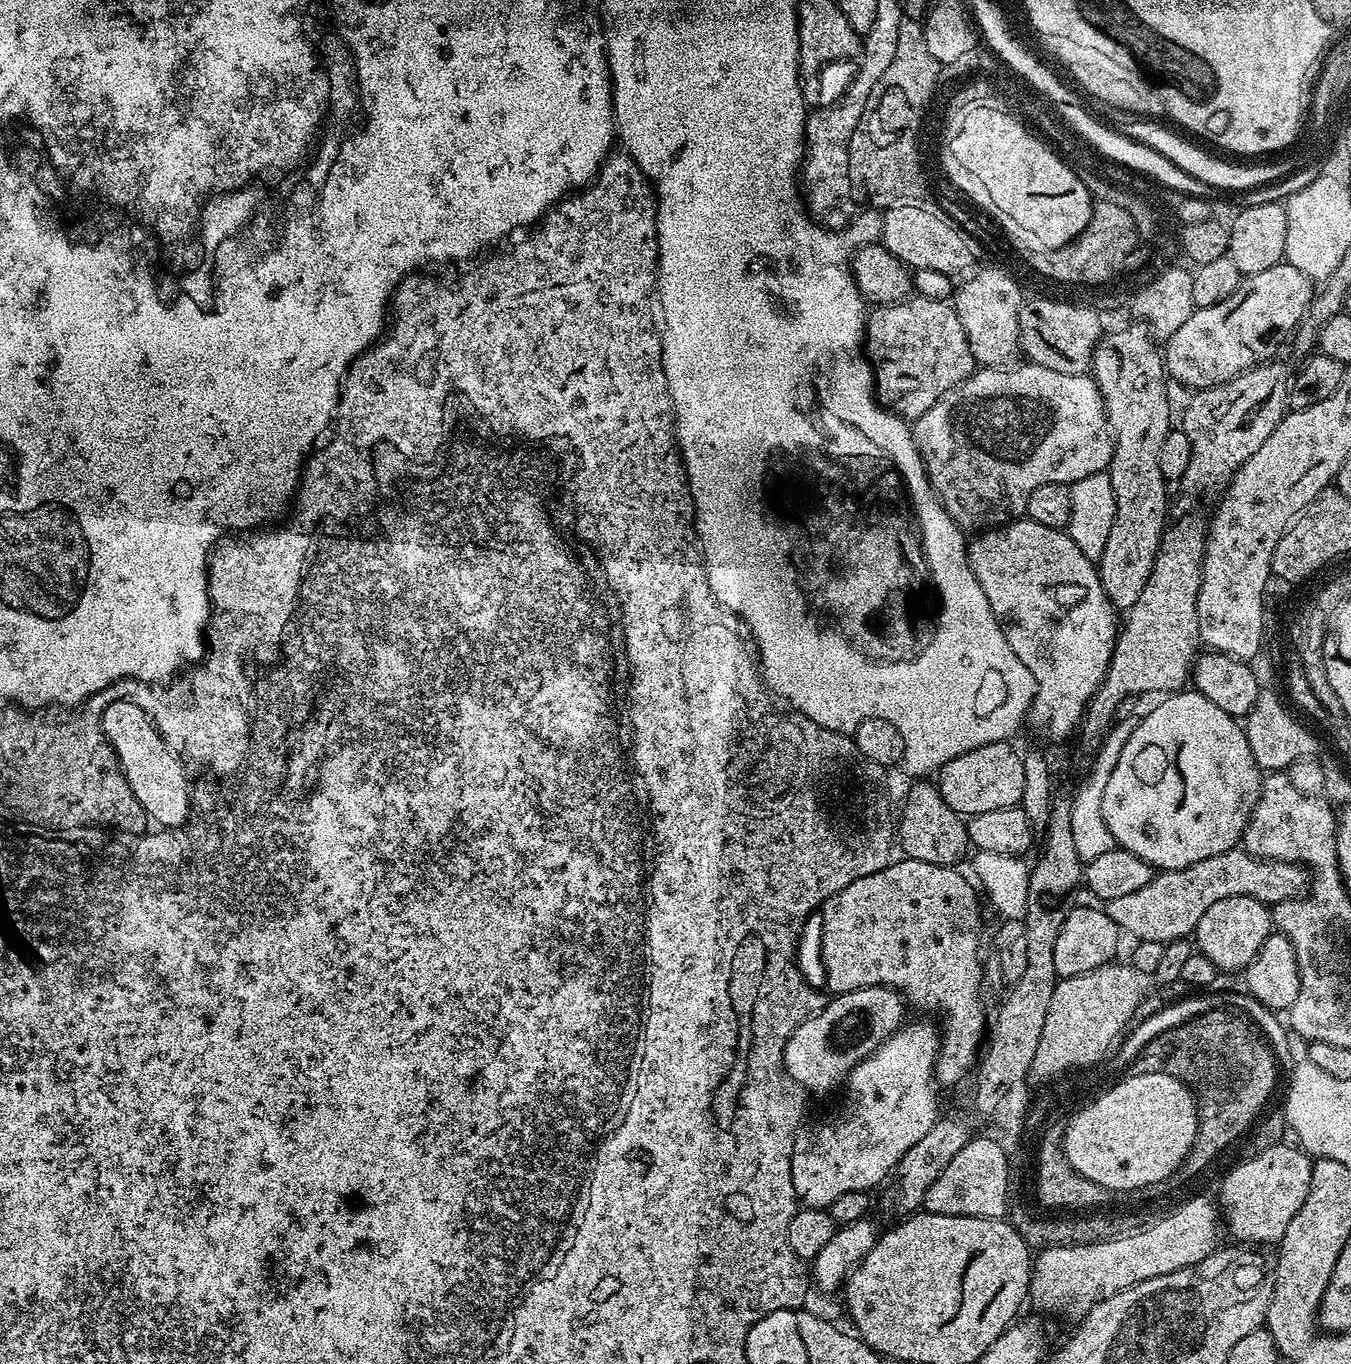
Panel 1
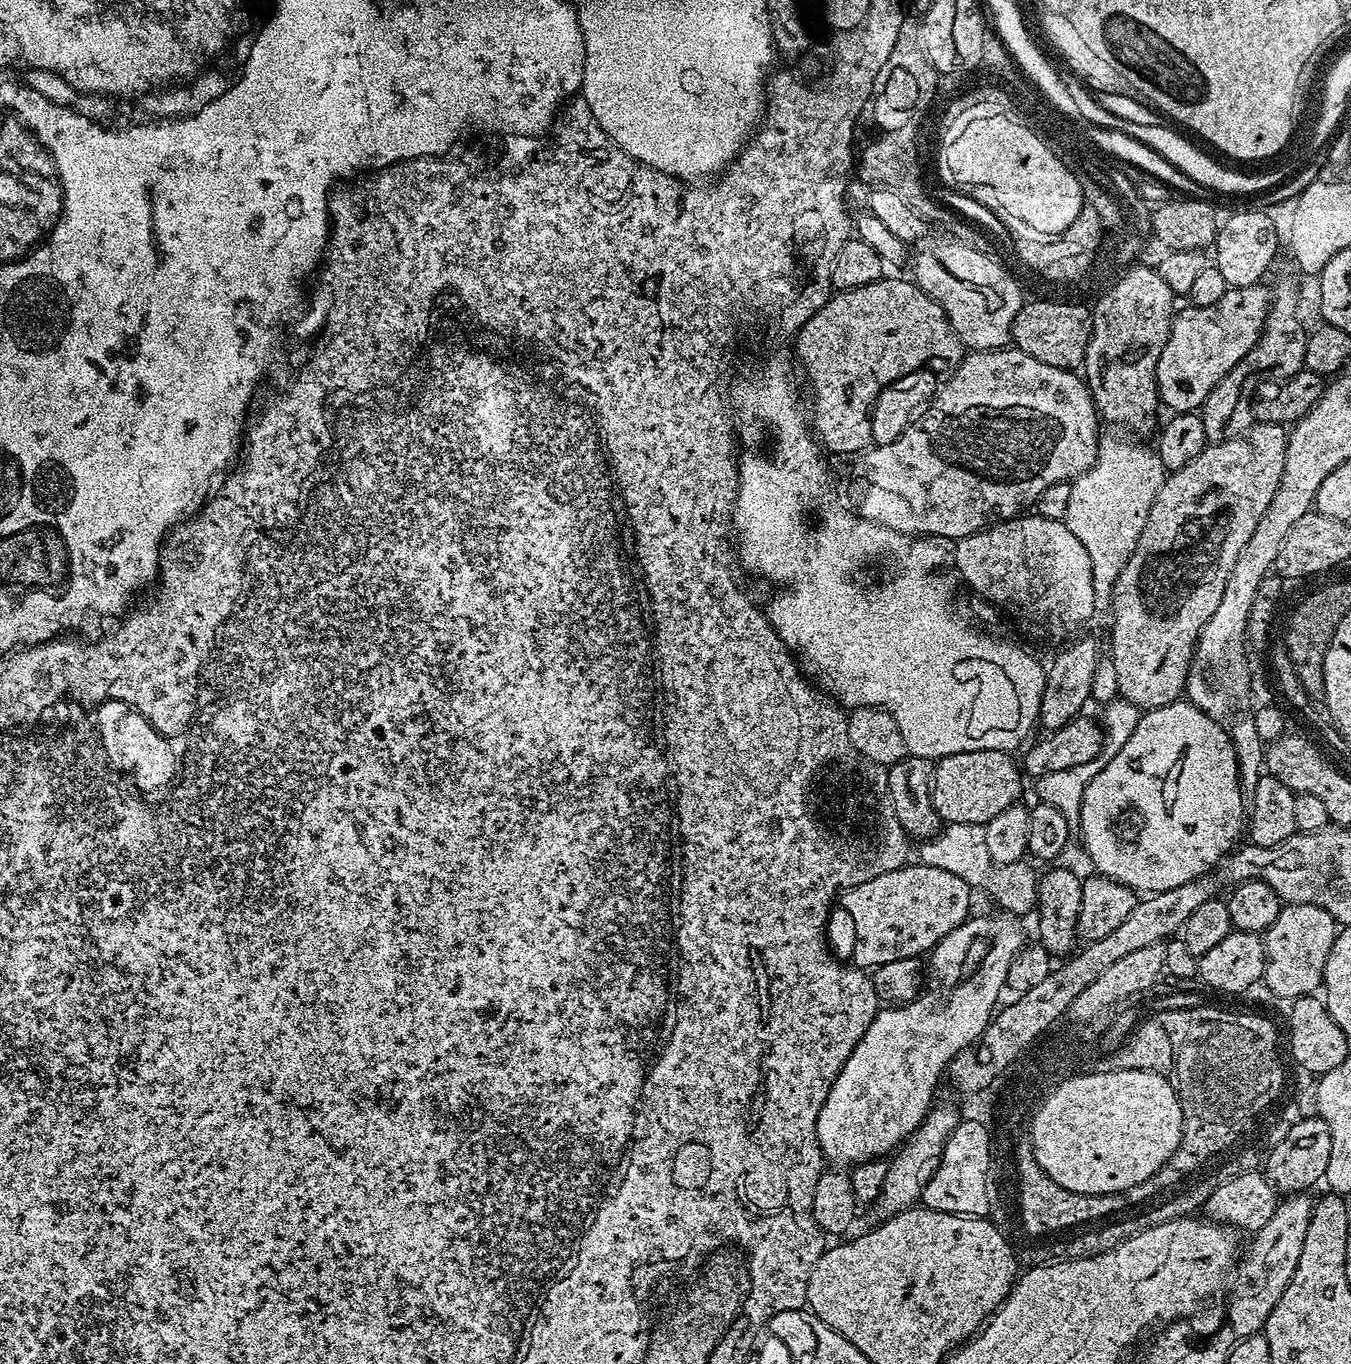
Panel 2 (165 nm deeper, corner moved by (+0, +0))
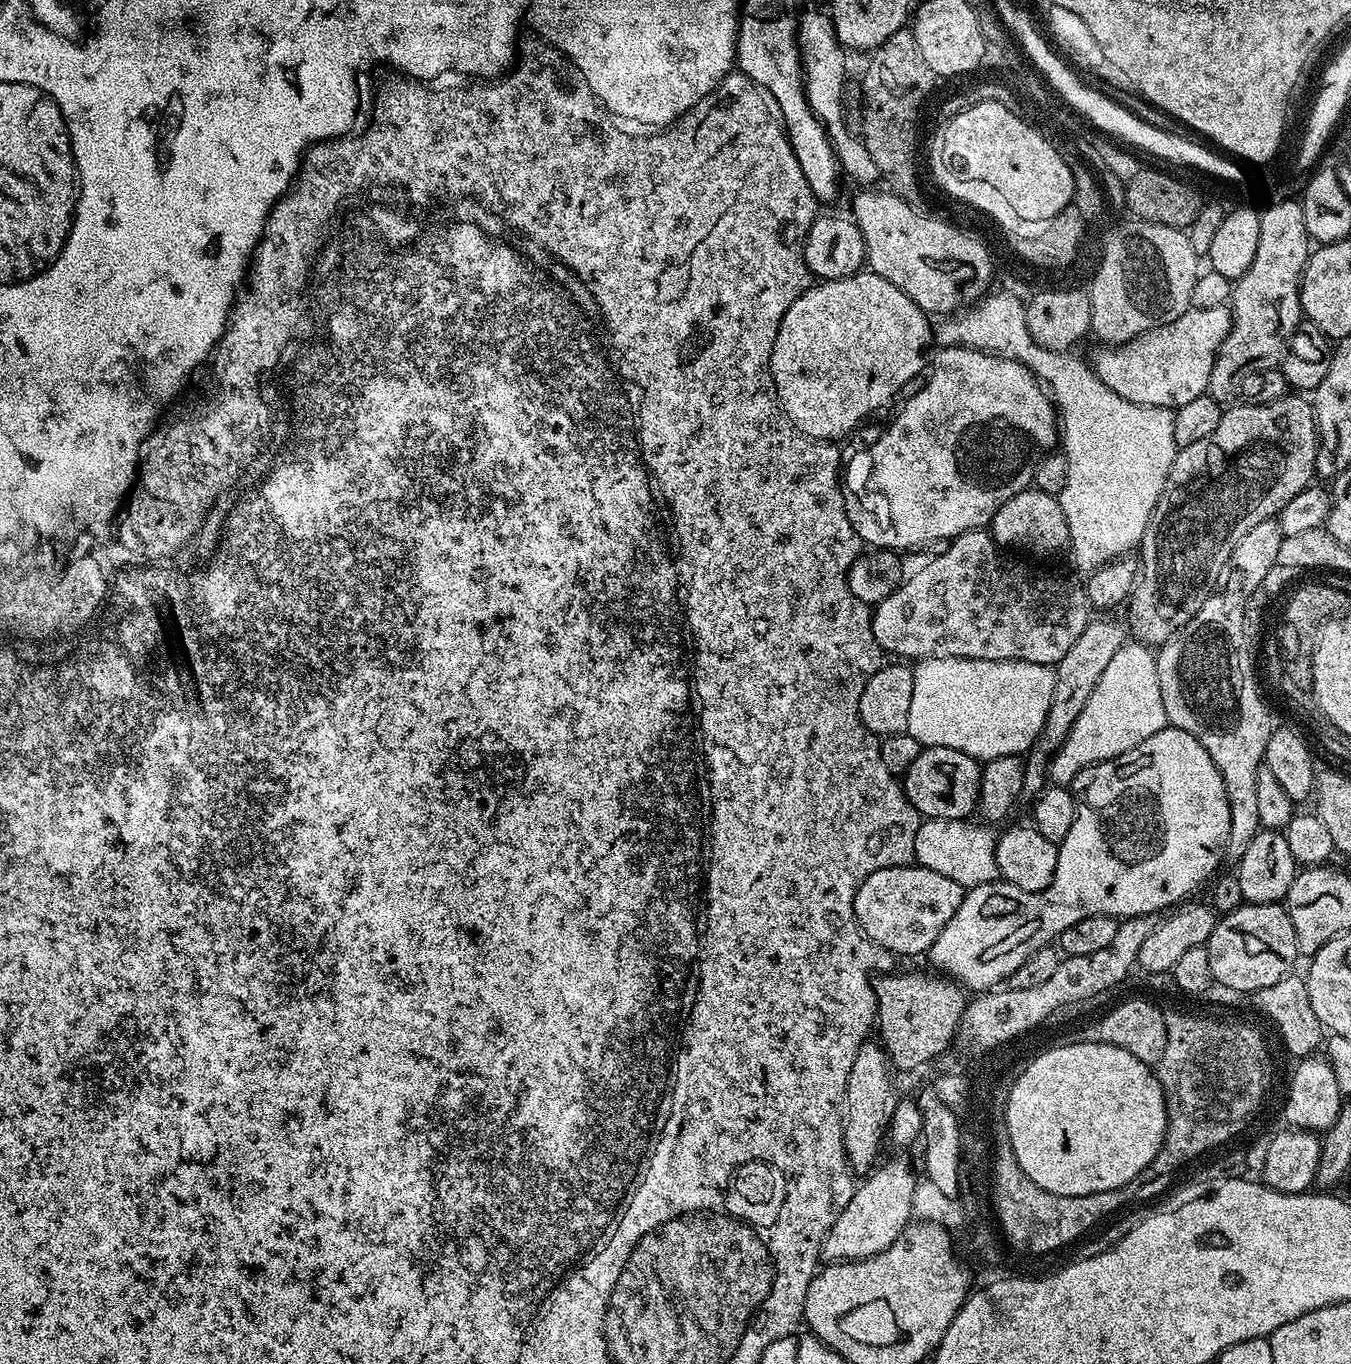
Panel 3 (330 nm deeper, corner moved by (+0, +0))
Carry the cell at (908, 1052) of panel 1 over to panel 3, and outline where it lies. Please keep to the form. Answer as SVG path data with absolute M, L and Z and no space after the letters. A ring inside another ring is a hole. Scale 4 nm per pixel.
M1166 727L1158 730L1150 738L1146 738L1134 750L1130 750L1121 756L1115 756L1099 764L1084 768L1074 777L1070 785L1070 791L1076 798L1076 817L1074 826L1070 826L1070 834L1060 841L1058 847L1058 866L1054 870L1054 878L1050 886L1041 892L1027 892L1013 884L1005 884L1003 880L997 878L991 884L974 886L965 891L962 898L962 906L958 906L958 911L954 913L954 918L946 922L942 934L938 934L936 941L932 943L930 957L932 956L931 967L939 970L943 975L953 979L957 984L973 993L983 994L997 986L1003 985L1009 976L1026 962L1040 948L1049 947L1066 929L1074 926L1074 922L1082 922L1082 918L1091 916L1115 916L1117 918L1127 918L1130 916L1150 916L1160 914L1163 908L1171 909L1181 902L1187 901L1188 896L1195 888L1200 888L1209 883L1217 875L1219 864L1225 863L1224 851L1226 850L1226 838L1230 838L1230 802L1226 802L1226 786L1222 782L1222 774L1218 774L1218 766L1202 750L1202 742L1194 738L1194 734L1186 734L1186 730L1178 730L1174 727Z

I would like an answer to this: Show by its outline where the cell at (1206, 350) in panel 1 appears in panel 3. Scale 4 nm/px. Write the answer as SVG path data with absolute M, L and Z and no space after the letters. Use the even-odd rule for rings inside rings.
M1213 306L1211 310L1191 307L1182 318L1174 318L1174 322L1142 332L1124 344L1100 346L1090 356L1090 363L1097 378L1106 382L1114 394L1122 394L1122 398L1135 404L1175 410L1207 393L1216 352L1226 334L1230 334L1231 325L1231 307Z

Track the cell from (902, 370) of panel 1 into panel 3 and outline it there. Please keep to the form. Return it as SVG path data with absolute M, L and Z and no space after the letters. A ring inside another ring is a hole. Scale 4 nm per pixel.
M861 270L855 272L853 276L847 276L841 280L825 280L813 283L806 291L800 293L800 297L795 300L786 310L782 322L778 326L778 338L774 338L774 350L770 354L770 370L772 371L772 381L776 387L776 397L780 399L780 409L784 412L784 417L792 423L793 428L797 428L802 434L806 434L815 440L831 440L840 442L843 436L848 436L856 428L859 420L867 418L871 412L879 410L883 404L888 404L903 389L904 385L915 381L920 371L923 373L926 368L926 356L924 351L934 340L934 324L929 313L922 311L916 303L894 282L886 282L878 273L871 270Z

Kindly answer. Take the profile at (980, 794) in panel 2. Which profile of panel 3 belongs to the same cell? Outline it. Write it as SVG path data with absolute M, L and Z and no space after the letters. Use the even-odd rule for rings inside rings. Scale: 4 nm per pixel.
M946 746L921 747L918 758L914 758L914 762L910 762L910 766L902 773L904 796L914 806L914 810L920 812L921 817L929 820L934 818L946 818L947 820L969 819L977 811L980 802L981 767L981 761L974 759L962 750L950 750Z

